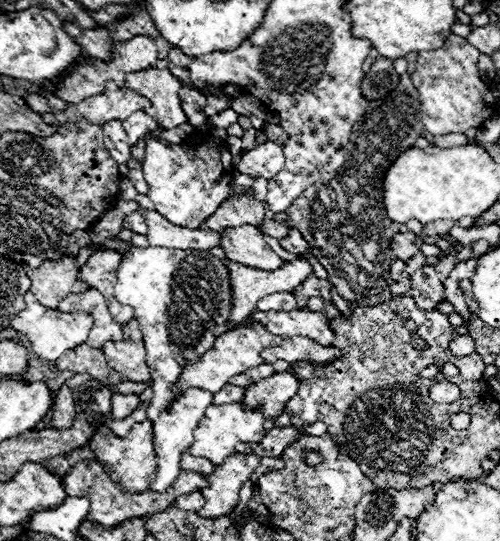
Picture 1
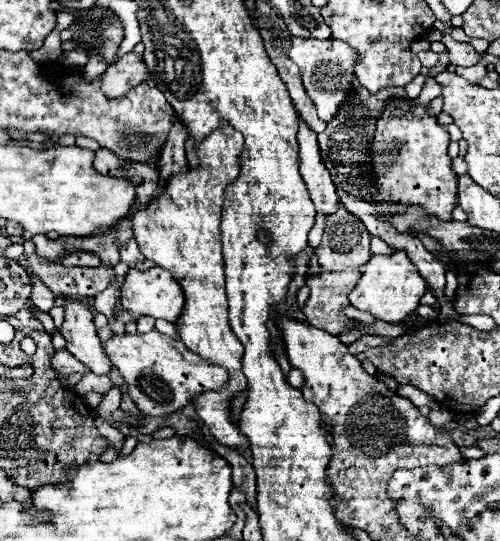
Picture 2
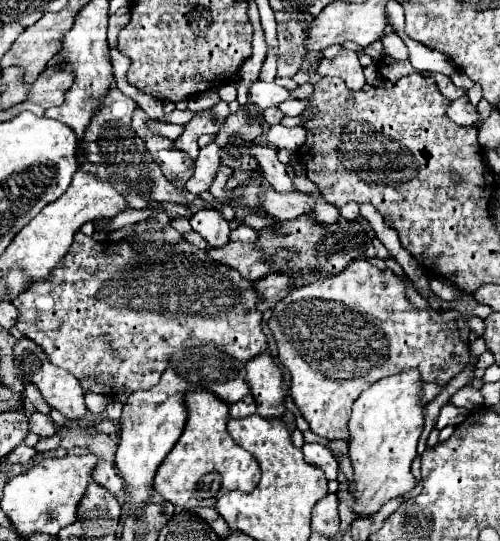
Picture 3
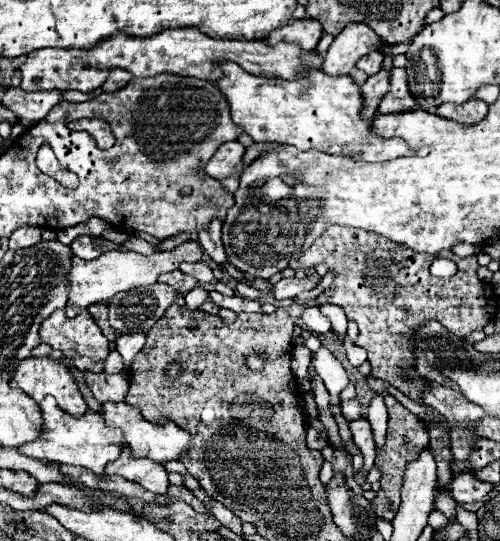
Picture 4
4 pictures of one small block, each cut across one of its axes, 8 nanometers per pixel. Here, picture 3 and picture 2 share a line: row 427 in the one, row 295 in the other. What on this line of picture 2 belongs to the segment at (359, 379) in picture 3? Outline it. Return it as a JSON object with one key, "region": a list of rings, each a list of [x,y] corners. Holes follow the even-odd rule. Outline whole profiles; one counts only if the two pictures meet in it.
{"region":[[[346,268],[342,272],[324,272],[322,270],[318,274],[306,274],[306,286],[310,288],[310,298],[306,300],[302,312],[308,320],[308,324],[312,324],[320,330],[326,330],[334,336],[342,334],[342,328],[346,330],[348,326],[362,326],[360,322],[350,320],[348,316],[344,316],[344,308],[350,306],[348,294],[356,286],[358,278],[360,278],[360,270],[356,270],[356,268]]]}

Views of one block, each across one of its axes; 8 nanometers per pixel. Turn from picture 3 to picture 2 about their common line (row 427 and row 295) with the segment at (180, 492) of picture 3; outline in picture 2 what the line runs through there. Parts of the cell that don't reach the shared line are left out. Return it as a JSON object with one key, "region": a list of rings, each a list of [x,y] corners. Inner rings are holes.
{"region":[[[226,120],[220,128],[208,134],[196,148],[200,166],[188,168],[182,174],[174,174],[162,186],[162,192],[154,196],[146,208],[132,216],[132,228],[142,254],[156,262],[156,266],[168,270],[172,278],[182,286],[186,296],[184,312],[178,320],[180,340],[200,354],[202,358],[224,366],[230,372],[230,386],[218,394],[206,392],[194,400],[194,408],[212,436],[224,446],[236,446],[248,450],[248,440],[230,420],[230,400],[246,390],[246,376],[242,374],[244,346],[228,324],[228,302],[224,290],[224,256],[220,240],[220,216],[224,202],[224,186],[228,186],[240,174],[238,154],[242,152],[244,136],[234,130]]]}

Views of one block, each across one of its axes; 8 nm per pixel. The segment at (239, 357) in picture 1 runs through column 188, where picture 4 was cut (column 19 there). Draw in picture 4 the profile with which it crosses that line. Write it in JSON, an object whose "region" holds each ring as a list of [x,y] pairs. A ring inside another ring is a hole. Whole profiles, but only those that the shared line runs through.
{"region":[[[44,356],[44,358],[24,358],[18,364],[18,368],[14,370],[10,386],[24,390],[36,402],[42,402],[46,396],[54,396],[56,402],[58,402],[58,406],[64,412],[68,412],[72,416],[78,416],[78,418],[88,410],[88,406],[86,406],[86,402],[84,402],[84,398],[82,398],[76,382],[74,382],[70,370],[68,370],[68,366],[64,362],[60,362],[60,360],[50,360],[48,356]]]}

